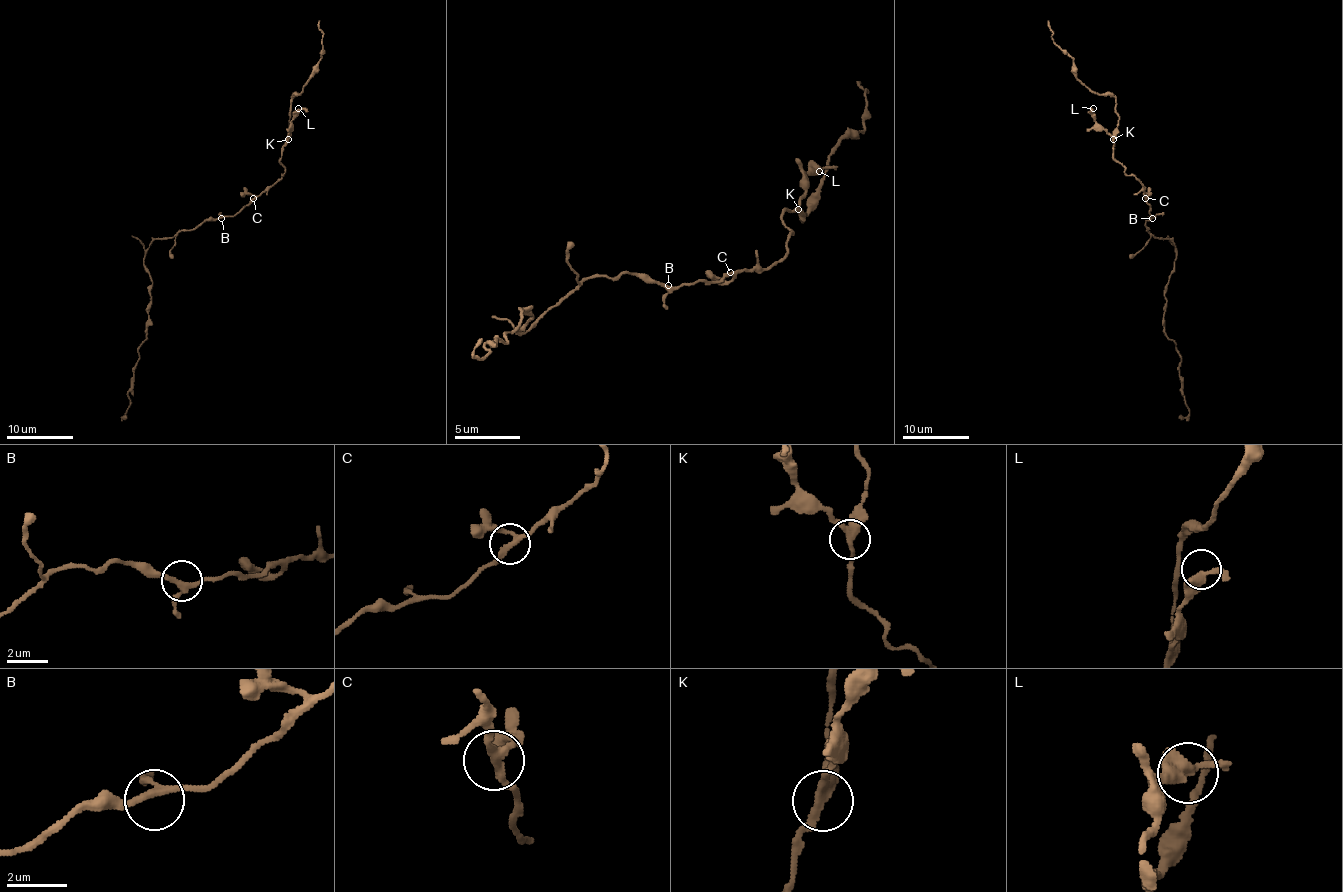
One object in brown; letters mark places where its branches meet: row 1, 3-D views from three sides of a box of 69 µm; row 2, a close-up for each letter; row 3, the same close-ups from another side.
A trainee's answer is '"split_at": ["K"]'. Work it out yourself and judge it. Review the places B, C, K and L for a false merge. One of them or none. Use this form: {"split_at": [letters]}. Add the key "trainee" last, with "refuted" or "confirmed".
{"split_at": ["K"], "trainee": "confirmed"}

